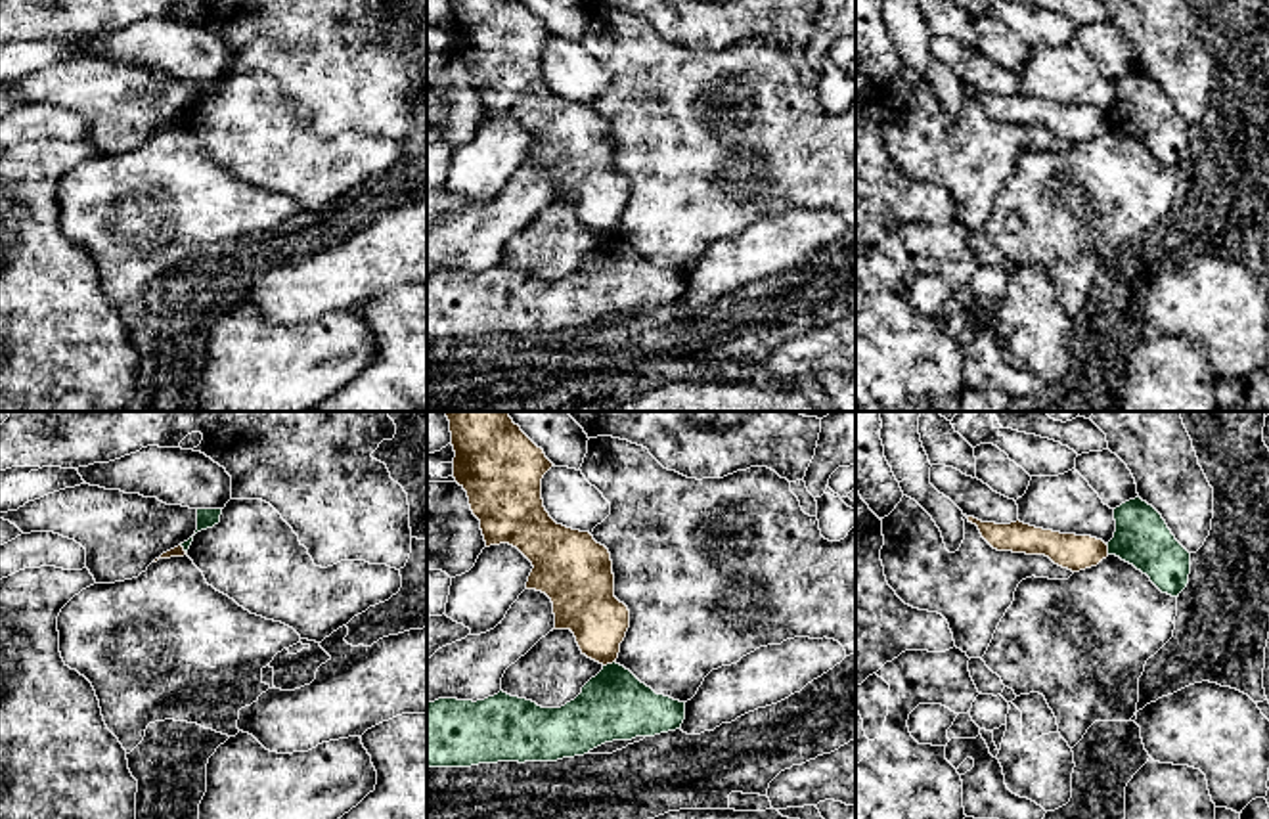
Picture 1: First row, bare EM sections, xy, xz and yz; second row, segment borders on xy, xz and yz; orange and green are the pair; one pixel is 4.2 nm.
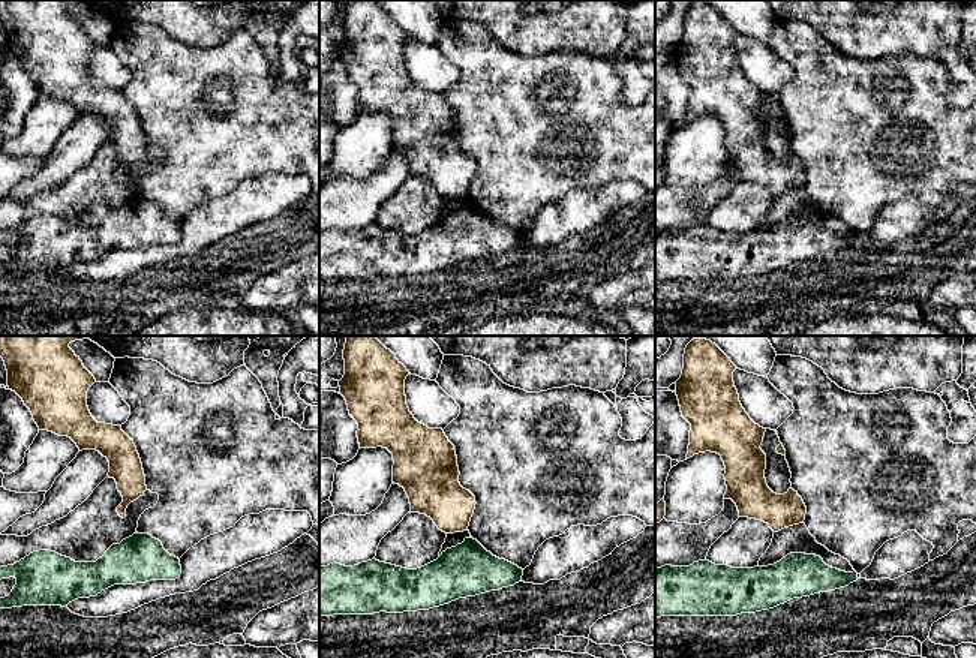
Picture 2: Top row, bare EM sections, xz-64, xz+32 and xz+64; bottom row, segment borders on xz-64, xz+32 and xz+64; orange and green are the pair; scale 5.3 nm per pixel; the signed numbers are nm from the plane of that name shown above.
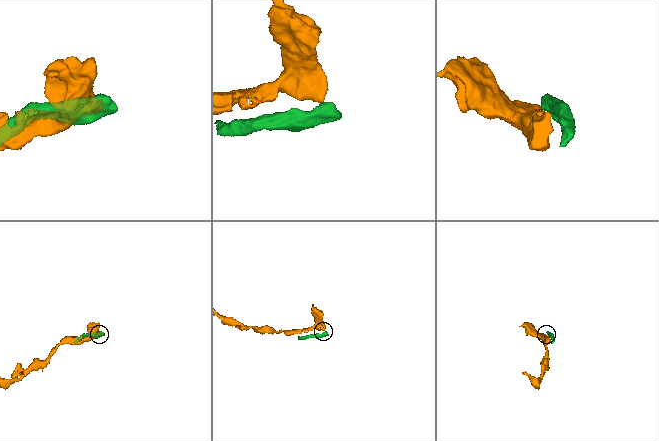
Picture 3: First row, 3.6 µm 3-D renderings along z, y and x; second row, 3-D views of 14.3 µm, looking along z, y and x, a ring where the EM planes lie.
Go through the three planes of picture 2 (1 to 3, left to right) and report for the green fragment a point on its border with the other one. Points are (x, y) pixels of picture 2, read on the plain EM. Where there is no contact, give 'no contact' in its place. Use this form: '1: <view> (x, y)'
1: no contact
2: no contact
3: no contact

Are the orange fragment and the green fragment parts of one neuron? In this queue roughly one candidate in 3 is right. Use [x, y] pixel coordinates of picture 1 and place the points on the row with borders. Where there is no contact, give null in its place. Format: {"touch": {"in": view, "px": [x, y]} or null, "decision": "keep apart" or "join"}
{"touch": {"in": "xz", "px": [609, 663]}, "decision": "keep apart"}

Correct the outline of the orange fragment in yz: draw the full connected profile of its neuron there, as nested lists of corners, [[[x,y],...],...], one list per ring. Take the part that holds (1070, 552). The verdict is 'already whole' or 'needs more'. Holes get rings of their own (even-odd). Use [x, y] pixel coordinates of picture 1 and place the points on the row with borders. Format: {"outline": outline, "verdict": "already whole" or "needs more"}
{"outline": [[[967,517],[976,524],[982,538],[997,551],[1013,551],[1026,555],[1045,555],[1055,564],[1080,572],[1097,566],[1108,557],[1108,545],[1091,536],[1060,534],[1035,528],[1020,520],[1011,524],[982,522]]], "verdict": "already whole"}

